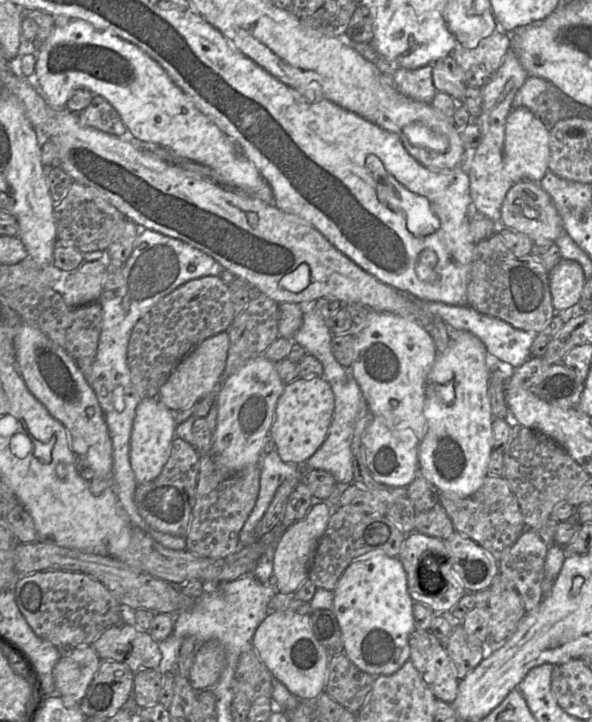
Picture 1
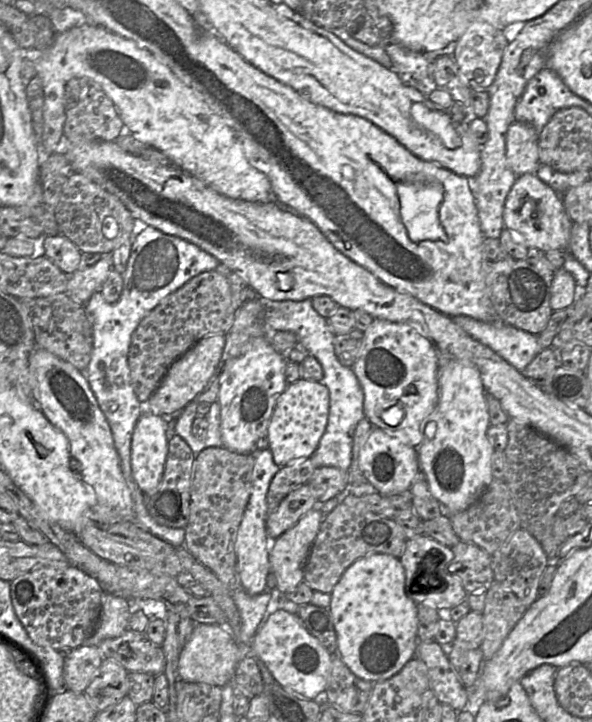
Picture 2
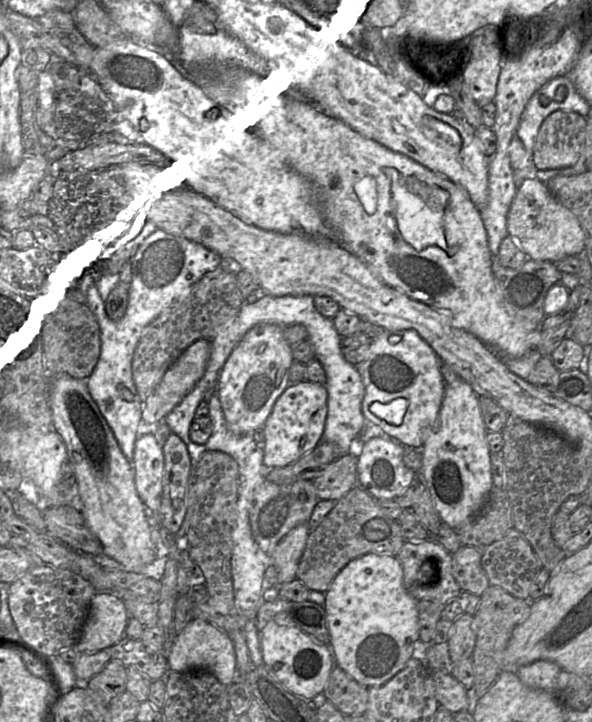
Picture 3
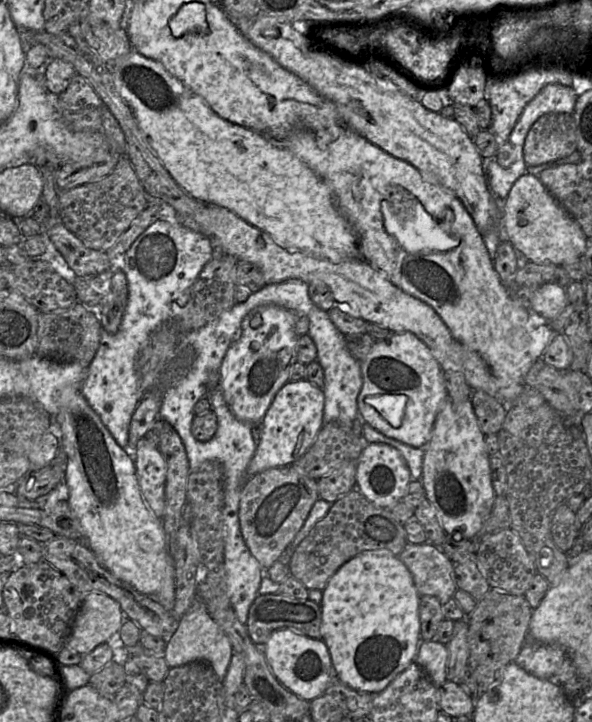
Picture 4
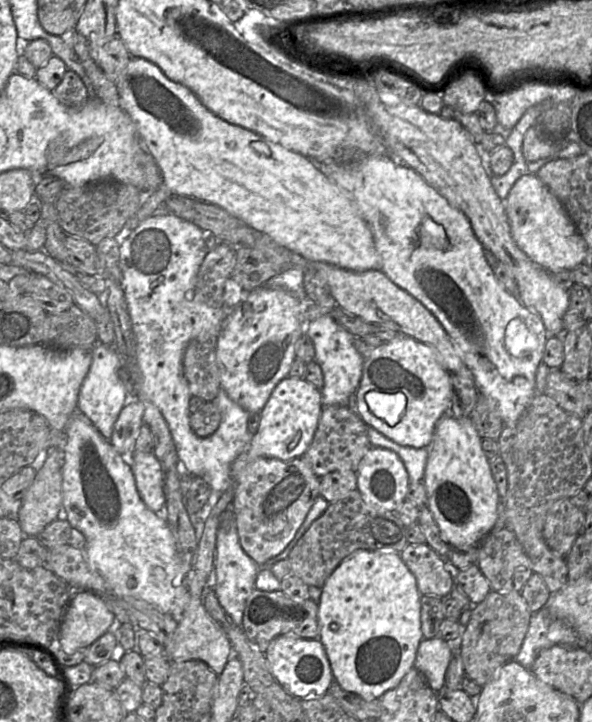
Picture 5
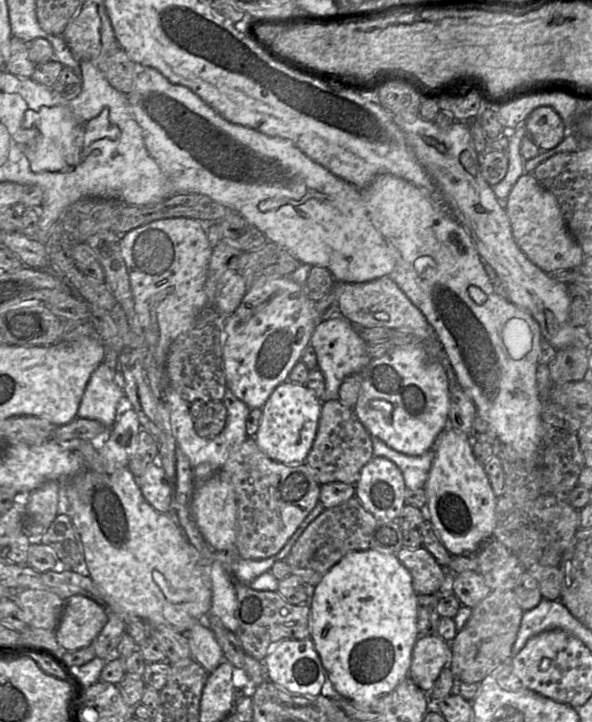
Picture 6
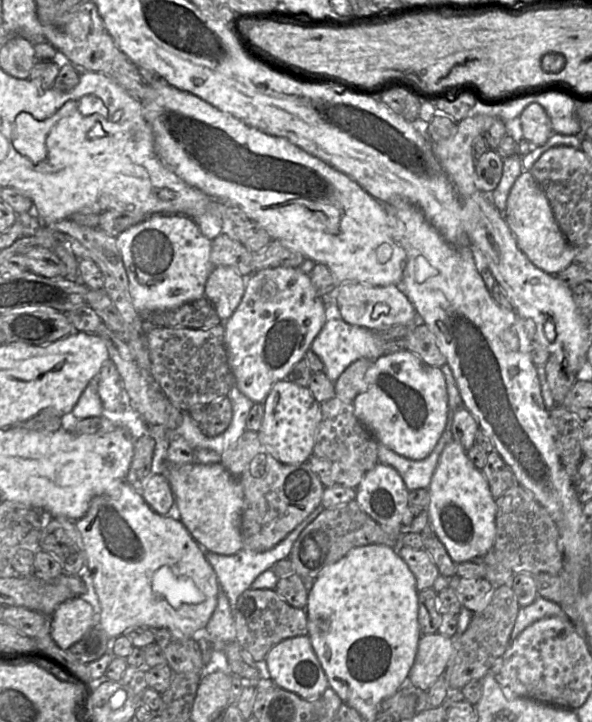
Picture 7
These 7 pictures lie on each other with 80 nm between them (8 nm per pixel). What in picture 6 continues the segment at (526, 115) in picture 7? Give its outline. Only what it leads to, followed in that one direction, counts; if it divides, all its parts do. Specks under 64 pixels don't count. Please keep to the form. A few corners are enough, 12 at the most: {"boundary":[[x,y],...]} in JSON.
{"boundary":[[549,106],[525,120],[532,142],[543,151],[564,137],[564,123]]}

